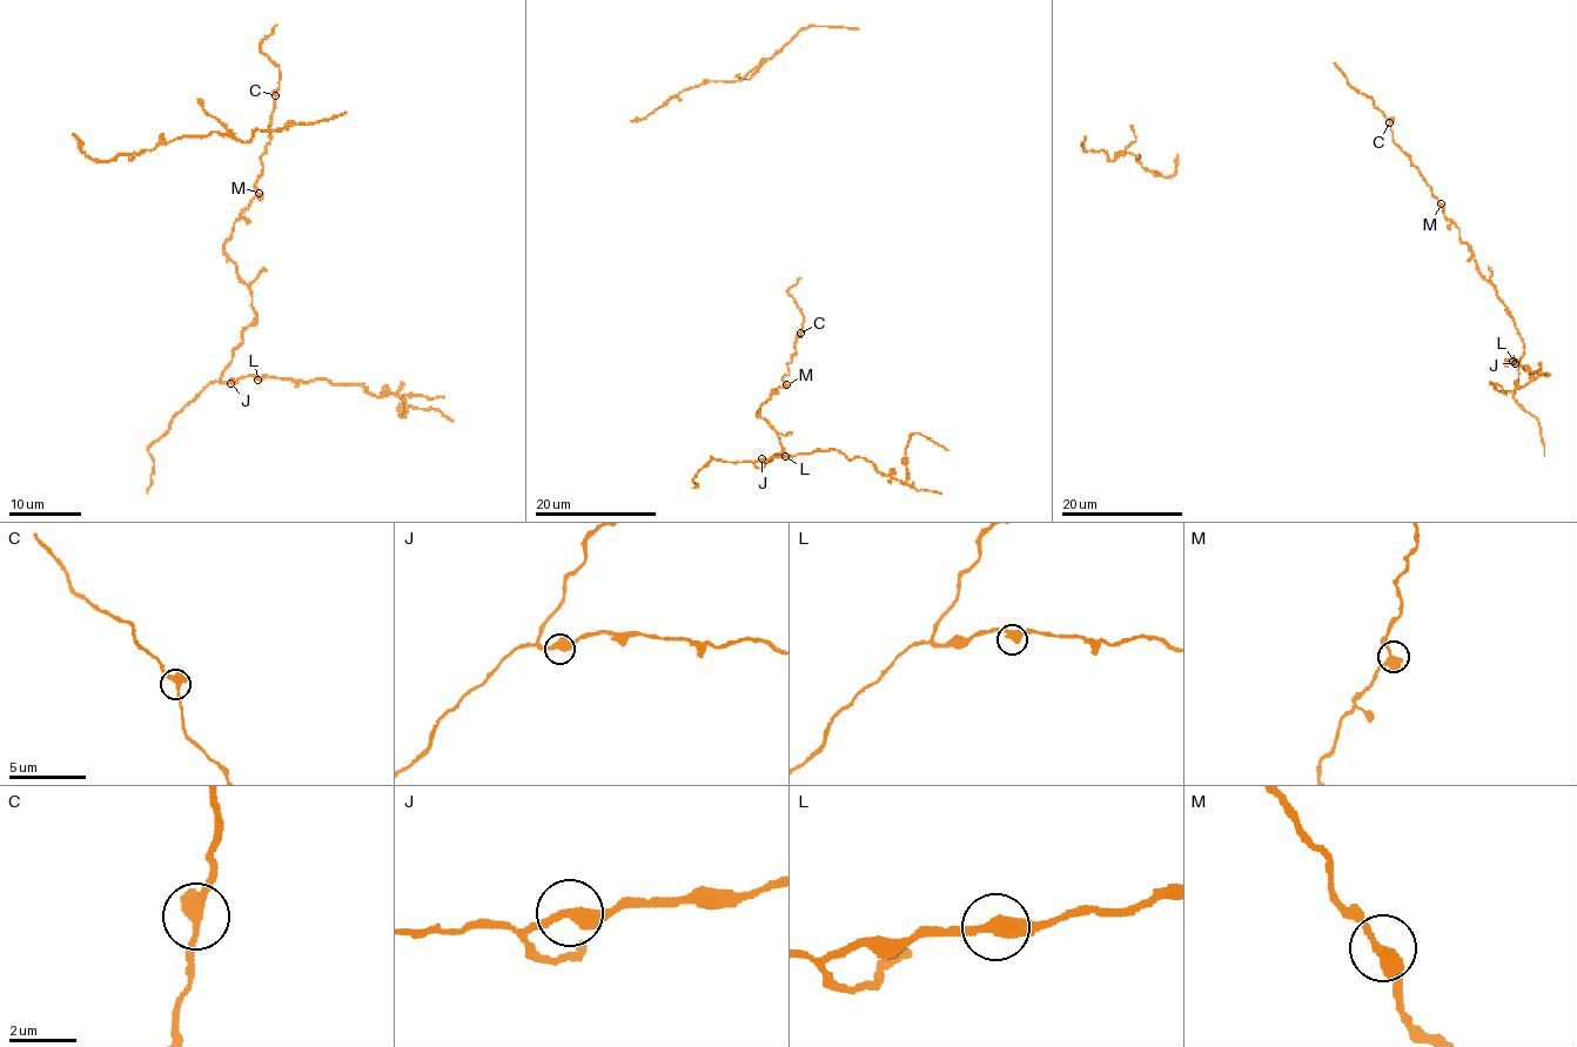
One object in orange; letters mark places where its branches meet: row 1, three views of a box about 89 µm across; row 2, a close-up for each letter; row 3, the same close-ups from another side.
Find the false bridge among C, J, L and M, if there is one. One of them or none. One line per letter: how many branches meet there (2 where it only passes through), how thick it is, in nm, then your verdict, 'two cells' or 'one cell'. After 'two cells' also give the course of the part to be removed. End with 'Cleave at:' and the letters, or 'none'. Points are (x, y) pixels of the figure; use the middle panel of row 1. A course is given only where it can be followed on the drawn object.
C: 2 | 440 nm | one cell
J: 2 | 440 nm | one cell
L: 2 | 400 nm | one cell
M: 2 | 420 nm | one cell
Cleave at: none

